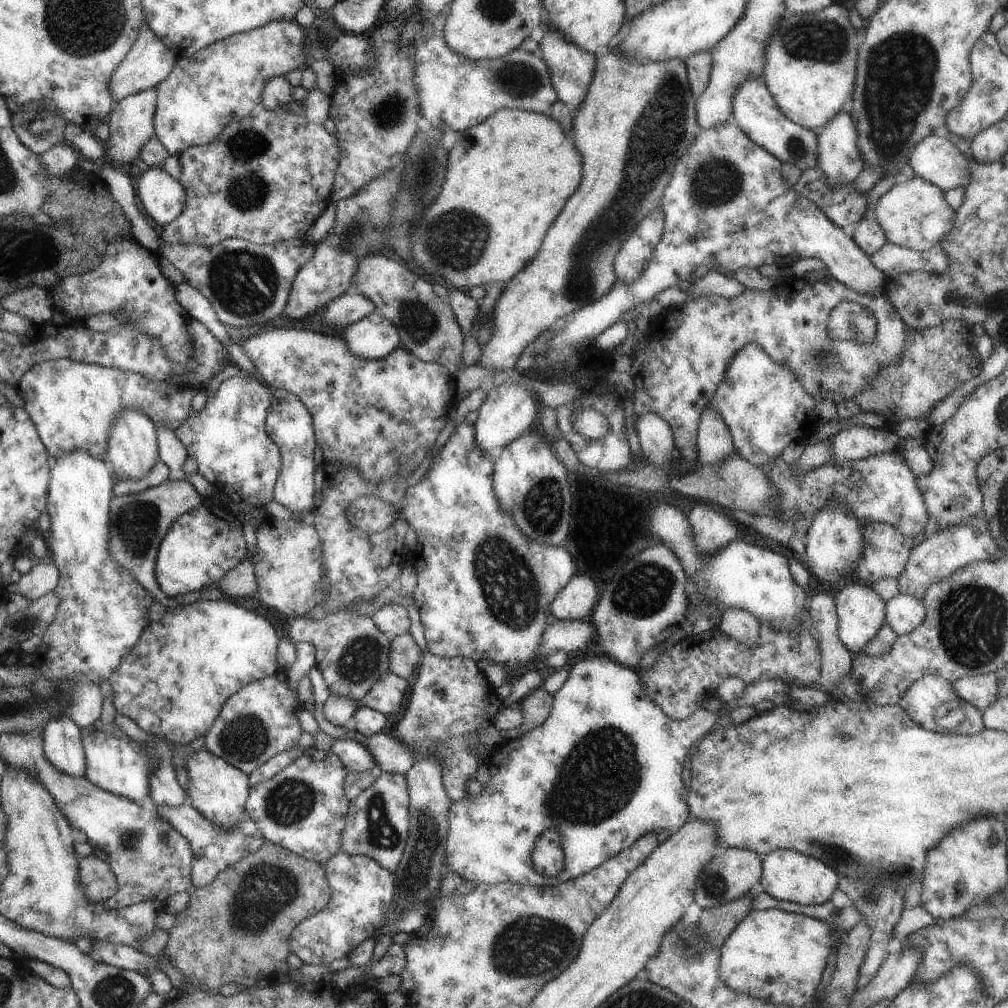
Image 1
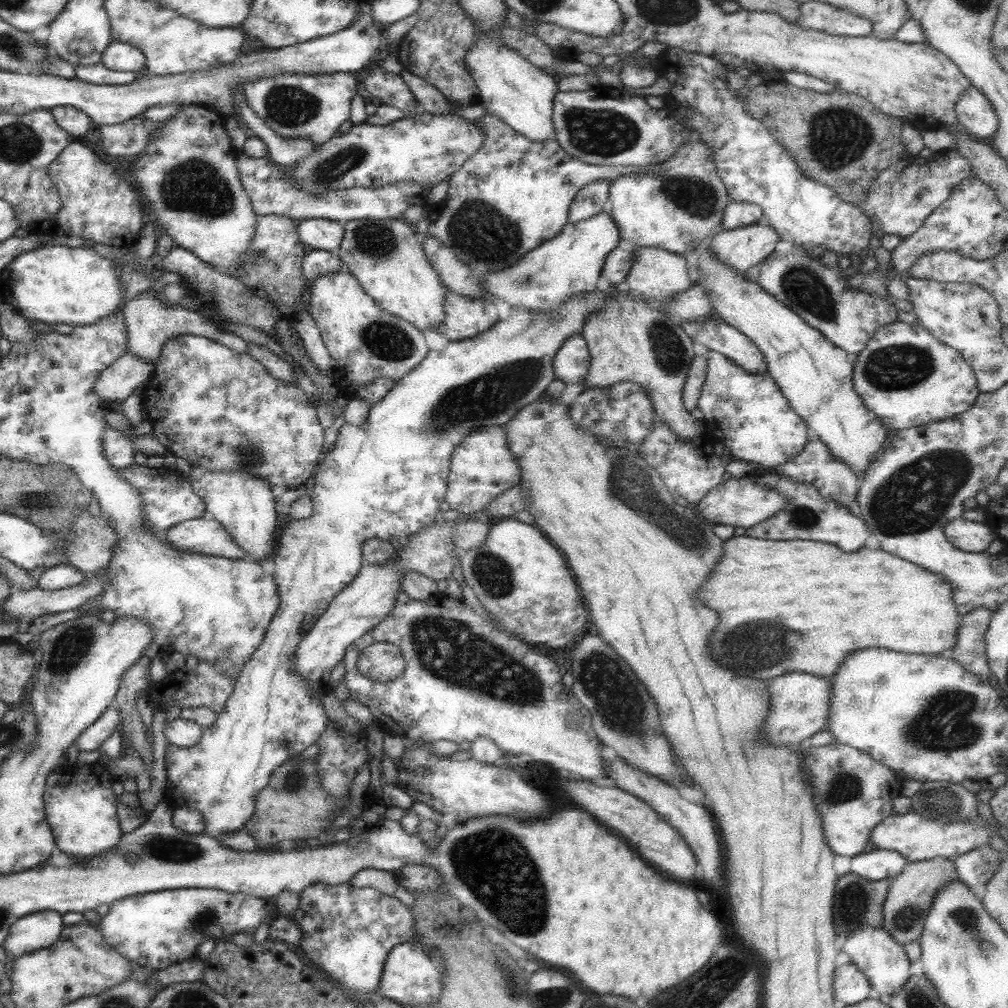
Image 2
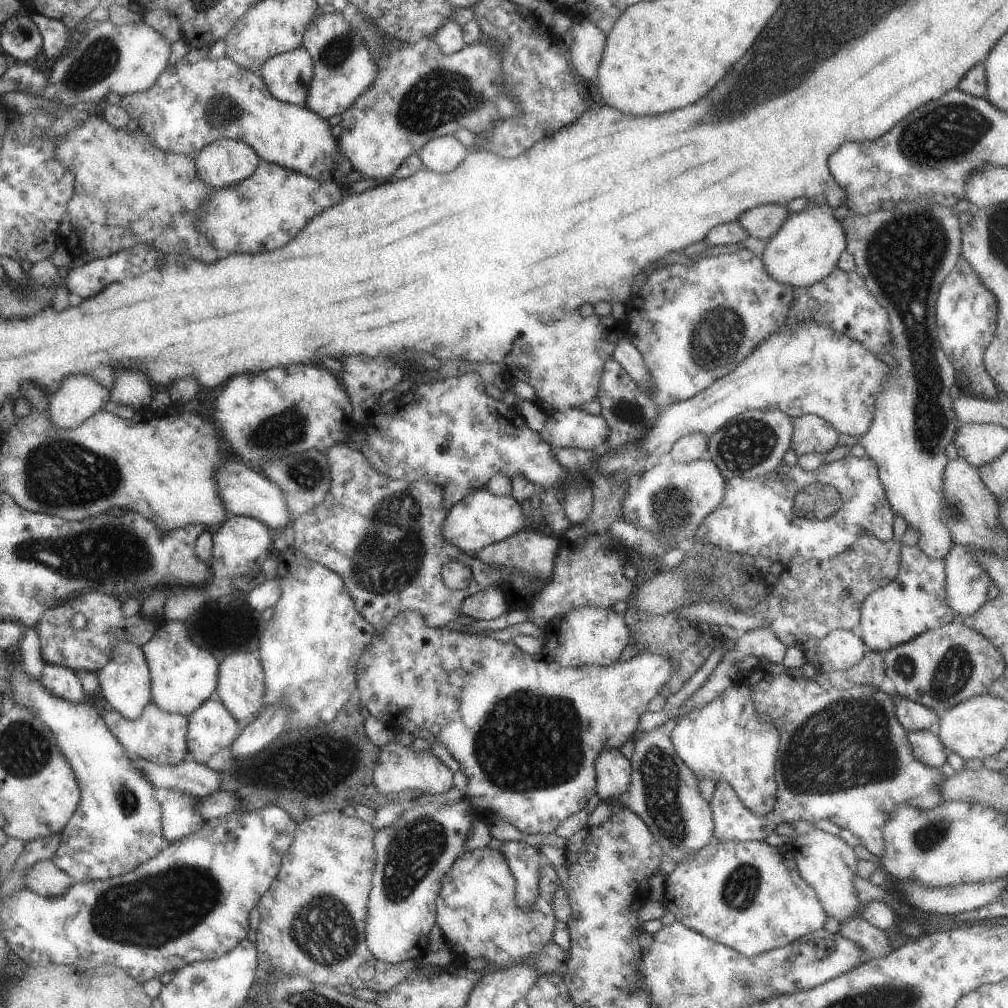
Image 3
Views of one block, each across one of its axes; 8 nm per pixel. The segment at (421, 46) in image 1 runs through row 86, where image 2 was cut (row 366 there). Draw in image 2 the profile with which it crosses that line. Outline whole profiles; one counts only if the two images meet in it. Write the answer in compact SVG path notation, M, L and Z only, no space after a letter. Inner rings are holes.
M610 286L605 290L595 289L593 290L593 292L587 292L587 294L581 294L581 296L575 296L575 298L569 298L567 302L563 302L563 304L561 304L559 308L555 308L555 310L551 310L551 312L535 313L535 312L527 312L527 310L512 308L507 318L498 319L497 321L495 321L495 324L493 324L493 326L489 328L489 330L485 330L485 332L483 332L482 334L479 334L474 338L464 339L461 341L454 341L454 342L449 341L449 343L439 351L429 350L428 353L423 357L423 360L419 362L419 364L417 364L417 366L415 366L415 368L411 370L411 372L404 373L403 378L400 378L398 381L396 381L396 383L389 389L389 392L386 394L386 396L384 396L383 399L381 399L381 401L375 403L375 405L369 408L366 419L358 427L351 426L350 424L344 423L343 425L341 425L341 427L338 428L337 436L333 443L332 449L327 450L325 454L322 455L321 460L316 465L316 470L314 471L314 474L311 476L313 478L313 488L311 488L311 492L309 492L307 495L311 499L312 513L307 518L304 518L301 521L291 521L291 520L287 521L284 524L284 527L280 530L280 532L276 534L275 549L273 550L273 553L270 558L273 558L273 562L274 562L273 576L275 576L274 580L276 584L276 591L279 597L279 604L277 610L275 611L275 614L272 616L271 622L269 622L269 624L266 626L265 634L263 635L263 638L260 640L259 646L255 649L255 652L251 654L249 660L243 665L243 668L238 672L238 675L234 678L234 685L232 691L230 692L229 698L227 698L225 704L223 705L223 710L219 711L219 714L217 715L217 718L213 721L213 724L210 724L208 727L202 727L201 736L199 737L199 740L197 740L197 742L193 744L193 746L187 746L187 748L177 748L177 746L169 745L169 743L167 743L166 745L165 757L164 757L165 758L164 769L165 769L165 777L167 779L167 783L166 783L166 793L164 794L163 799L165 801L165 804L169 806L169 809L171 809L172 812L181 807L186 807L187 809L197 811L197 813L201 815L201 819L205 821L205 828L203 828L202 834L207 835L209 837L213 837L215 840L218 840L220 836L230 836L230 834L235 834L236 832L241 831L243 825L245 825L245 823L247 823L247 821L251 819L251 815L253 815L255 795L259 793L259 790L263 789L263 787L267 785L272 770L279 767L283 762L296 757L299 753L306 752L312 749L312 747L314 746L313 743L319 738L319 735L322 733L322 730L325 728L325 725L328 722L328 718L326 717L322 704L319 703L319 696L314 695L313 691L310 688L307 688L307 685L302 680L300 680L300 678L298 678L298 676L296 676L294 672L292 672L292 658L294 655L295 647L297 646L299 640L301 640L301 638L305 636L305 633L311 628L311 626L313 626L313 623L317 620L317 618L319 618L319 615L323 614L323 611L327 608L327 605L331 602L331 599L334 598L334 596L342 588L345 588L345 585L349 584L349 582L353 580L353 577L358 573L358 570L361 568L362 565L360 563L361 545L365 543L365 540L369 540L371 538L375 538L377 540L383 540L383 541L398 540L400 542L403 542L404 544L407 544L407 540L412 534L415 534L418 530L421 530L422 528L429 526L430 524L432 524L434 520L438 519L439 517L438 506L440 502L444 502L443 498L444 498L444 492L446 491L446 478L447 475L449 474L448 468L449 468L450 454L454 451L455 445L459 444L459 441L463 437L466 437L471 431L474 431L476 428L486 427L486 426L497 426L497 425L504 426L507 421L511 420L511 417L515 414L515 412L517 412L517 410L521 410L523 409L523 406L527 406L527 404L531 404L531 402L535 402L537 399L541 398L541 396L544 393L544 390L546 389L546 386L554 379L552 360L553 360L553 355L556 353L556 350L563 345L563 342L565 342L566 339L569 339L570 337L577 335L577 332L581 333L581 326L583 326L583 323L588 319L588 316L590 316L590 314L595 313L595 311L597 311L599 307L603 307L607 299L611 299L611 297L617 297L617 295L619 294L627 294L627 296L630 296L630 298L633 297L629 295L629 292L625 290L624 287Z

